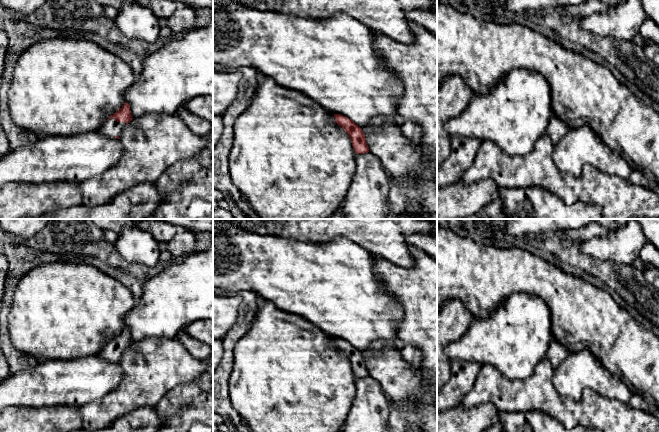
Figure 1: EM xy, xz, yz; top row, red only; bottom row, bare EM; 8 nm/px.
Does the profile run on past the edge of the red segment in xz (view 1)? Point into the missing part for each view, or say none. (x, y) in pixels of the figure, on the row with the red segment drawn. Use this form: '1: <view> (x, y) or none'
1: none

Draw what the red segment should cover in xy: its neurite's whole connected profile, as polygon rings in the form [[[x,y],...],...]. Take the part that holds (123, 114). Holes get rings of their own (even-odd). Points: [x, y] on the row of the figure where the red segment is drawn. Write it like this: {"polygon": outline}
{"polygon": [[[125,102],[116,113],[111,115],[106,122],[102,124],[100,131],[110,138],[119,138],[122,129],[131,120],[130,105]]]}

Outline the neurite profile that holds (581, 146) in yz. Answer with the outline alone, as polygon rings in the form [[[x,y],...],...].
[[[589,126],[570,129],[555,144],[552,158],[560,172],[575,177],[580,176],[585,165],[626,180],[633,171],[628,162],[606,145]]]

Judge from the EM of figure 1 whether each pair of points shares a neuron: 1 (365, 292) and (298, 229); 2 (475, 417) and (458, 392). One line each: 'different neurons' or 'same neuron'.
1: different neurons
2: different neurons

